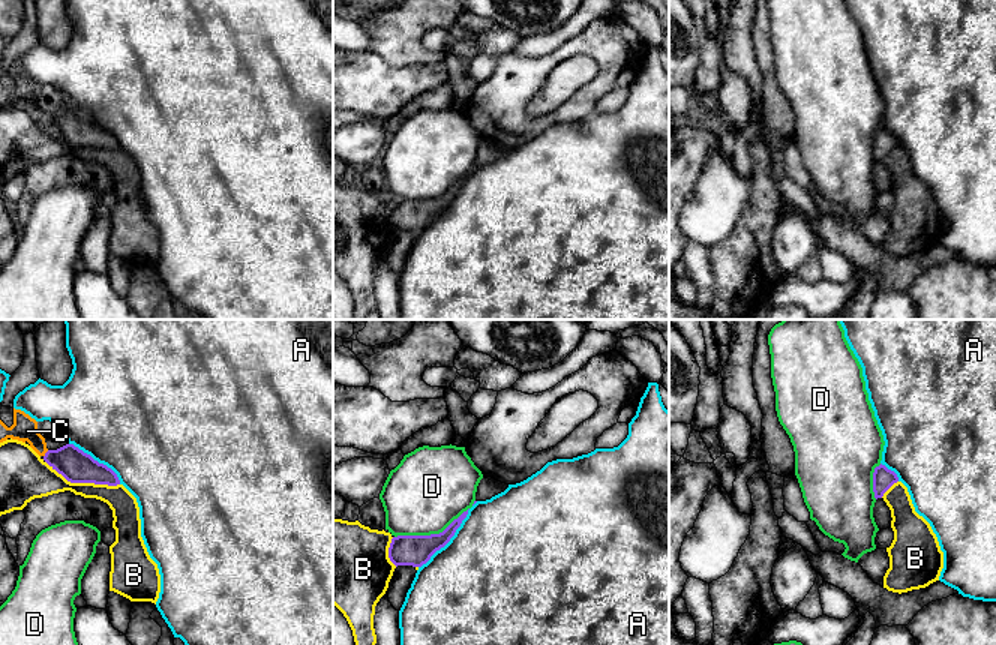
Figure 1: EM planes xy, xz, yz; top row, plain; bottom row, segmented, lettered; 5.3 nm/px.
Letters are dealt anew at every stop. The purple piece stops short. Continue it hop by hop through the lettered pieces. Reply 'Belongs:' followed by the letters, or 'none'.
Belongs: none

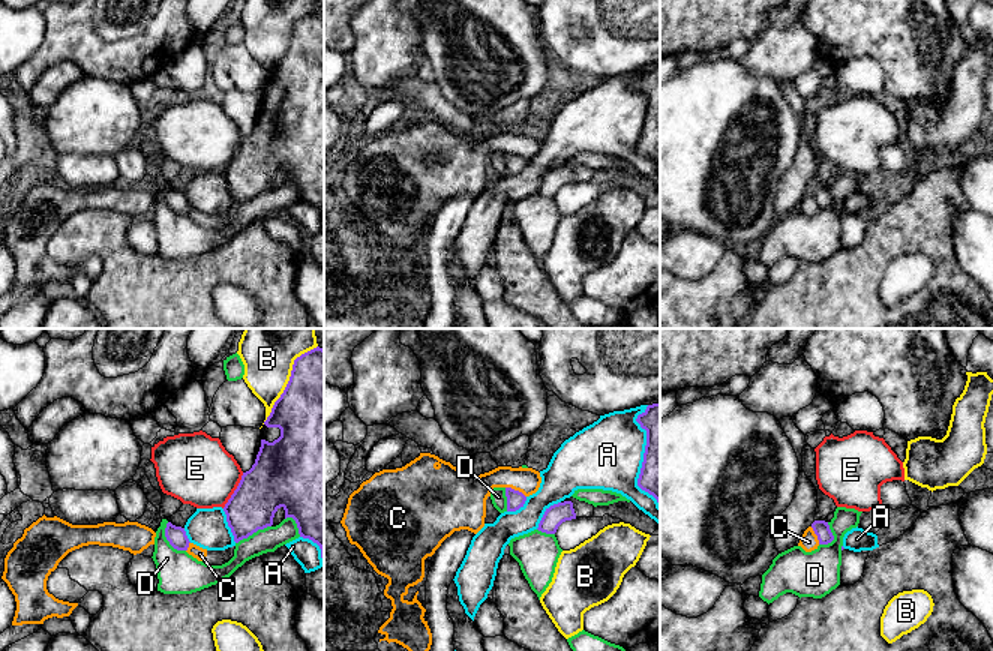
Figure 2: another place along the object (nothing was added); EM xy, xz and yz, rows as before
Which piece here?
Belongs: none

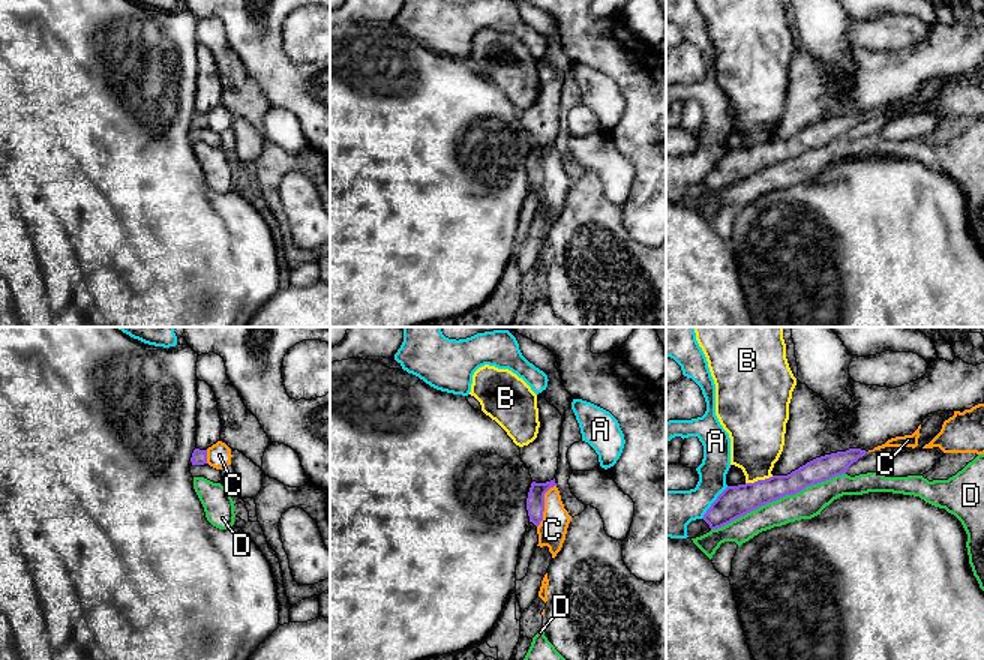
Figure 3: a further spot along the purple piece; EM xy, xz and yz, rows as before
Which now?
Belongs: C

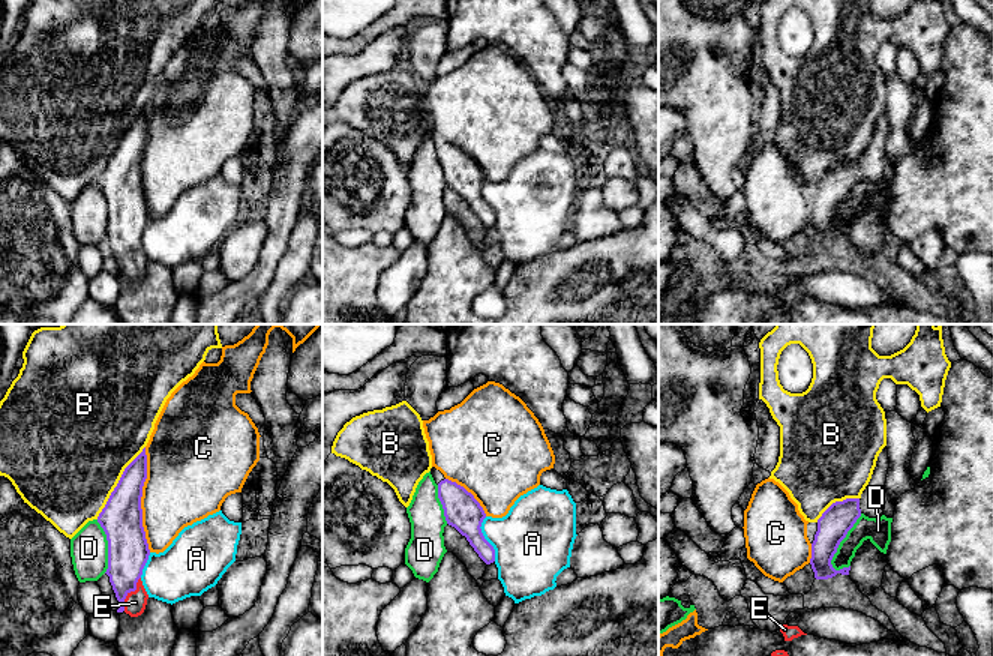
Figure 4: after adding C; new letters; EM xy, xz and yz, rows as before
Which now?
Belongs: E

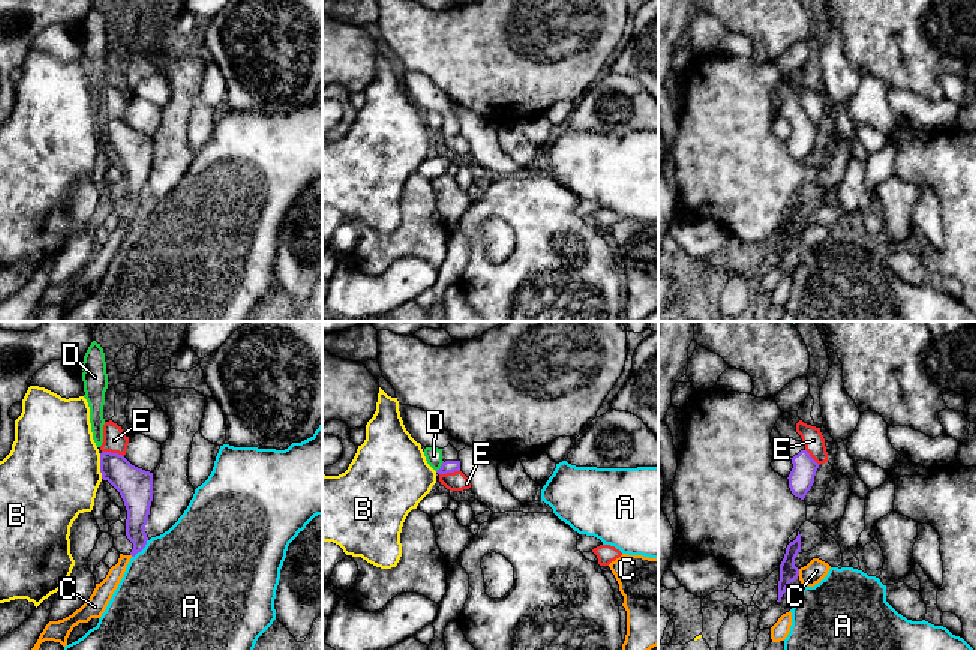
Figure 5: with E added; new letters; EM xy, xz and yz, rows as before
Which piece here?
Belongs: none

